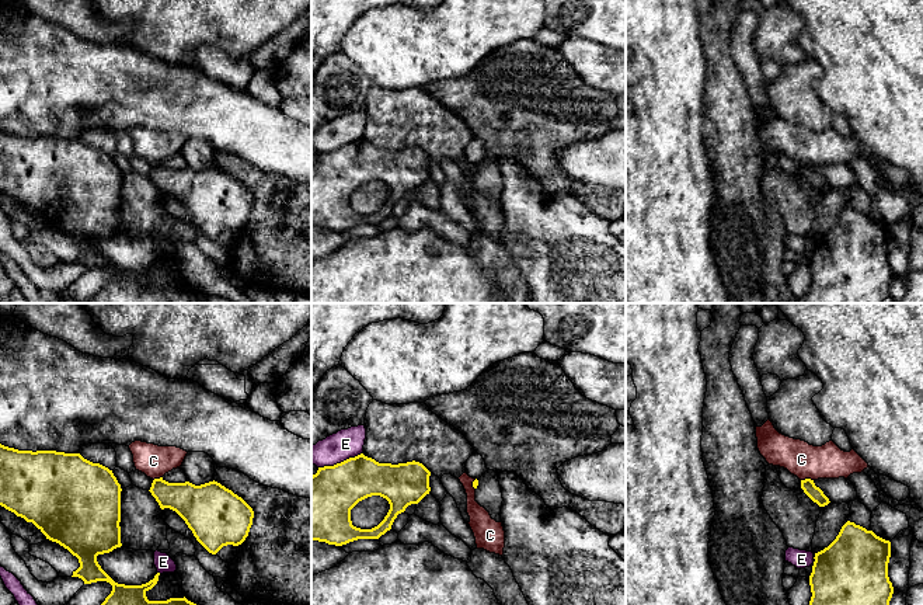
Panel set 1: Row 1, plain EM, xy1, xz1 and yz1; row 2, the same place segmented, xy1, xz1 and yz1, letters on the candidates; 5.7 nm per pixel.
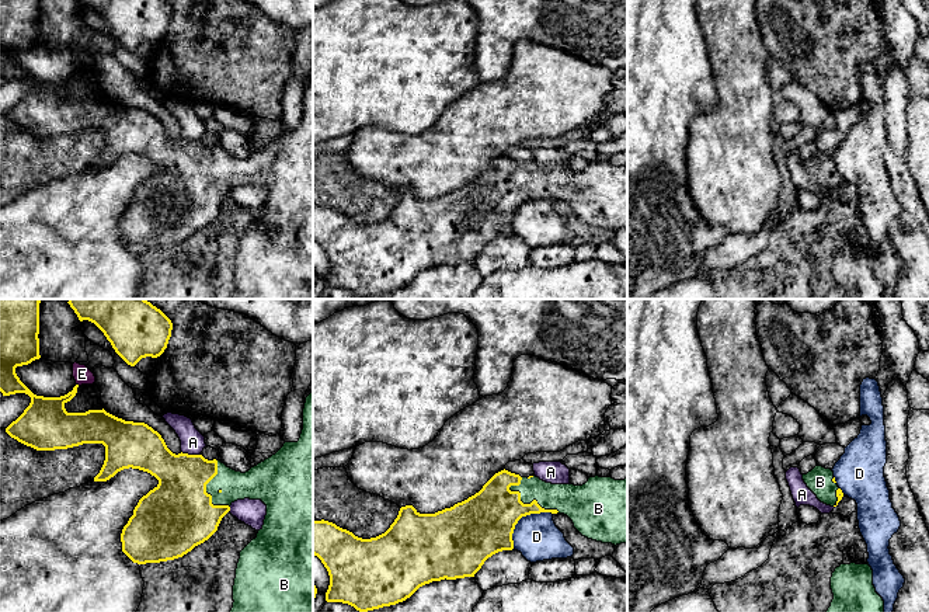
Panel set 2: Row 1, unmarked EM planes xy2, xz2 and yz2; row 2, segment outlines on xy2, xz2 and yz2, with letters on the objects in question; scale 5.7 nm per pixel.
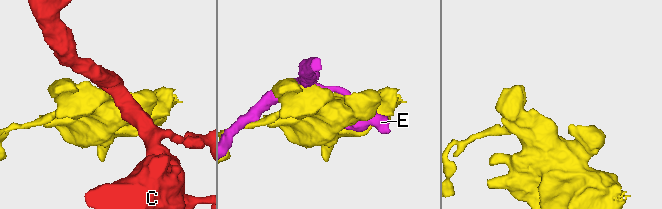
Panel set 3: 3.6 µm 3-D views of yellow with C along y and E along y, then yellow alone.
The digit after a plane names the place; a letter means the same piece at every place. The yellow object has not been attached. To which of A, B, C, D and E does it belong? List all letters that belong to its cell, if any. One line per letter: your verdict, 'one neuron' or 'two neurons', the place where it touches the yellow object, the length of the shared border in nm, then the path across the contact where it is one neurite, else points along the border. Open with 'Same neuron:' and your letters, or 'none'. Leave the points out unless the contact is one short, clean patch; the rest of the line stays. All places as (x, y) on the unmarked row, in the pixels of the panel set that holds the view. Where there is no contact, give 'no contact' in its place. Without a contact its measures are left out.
Same neuron: B
A: two neurons; contact xy2 (191, 141); length 110 nm
B: one neuron; contact xz2 (531, 188); length 320 nm; way xz2 (490, 201), (503, 188), (531, 188), (574, 187)
C: two neurons; contact yz1 (807, 164); length 70 nm; border yz1 (812, 164), (801, 166)
D: two neurons; contact xz2 (521, 202); length 300 nm
E: two neurons; contact xz1 (341, 148); length 280 nm

